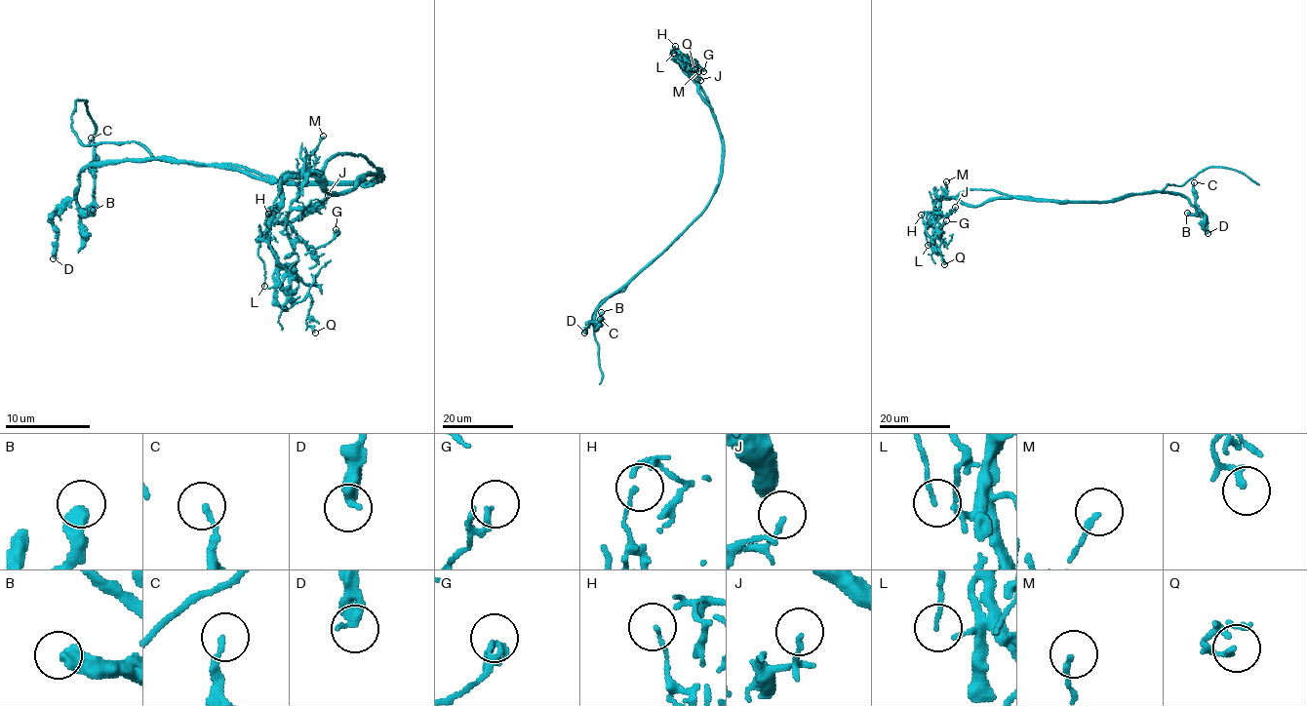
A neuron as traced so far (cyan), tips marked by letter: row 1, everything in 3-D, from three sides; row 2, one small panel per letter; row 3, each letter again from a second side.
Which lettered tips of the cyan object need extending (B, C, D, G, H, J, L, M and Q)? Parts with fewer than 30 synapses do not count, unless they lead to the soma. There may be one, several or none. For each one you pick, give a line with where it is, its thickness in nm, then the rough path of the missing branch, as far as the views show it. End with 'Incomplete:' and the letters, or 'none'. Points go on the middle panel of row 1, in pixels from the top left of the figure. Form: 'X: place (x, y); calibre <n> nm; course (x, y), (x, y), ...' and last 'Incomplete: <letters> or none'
Incomplete: none

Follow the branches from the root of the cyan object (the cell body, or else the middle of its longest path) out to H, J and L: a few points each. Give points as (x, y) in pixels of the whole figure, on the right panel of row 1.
H: (1080, 201), (998, 197), (977, 206), (968, 206), (953, 198), (944, 198), (931, 225), (927, 224), (921, 215)
J: (1080, 201), (998, 197), (977, 206), (968, 206), (953, 198), (944, 198), (936, 217), (946, 216), (955, 207)
L: (1080, 201), (998, 197), (977, 206), (968, 206), (953, 198), (944, 198), (935, 221), (925, 231), (928, 245)

